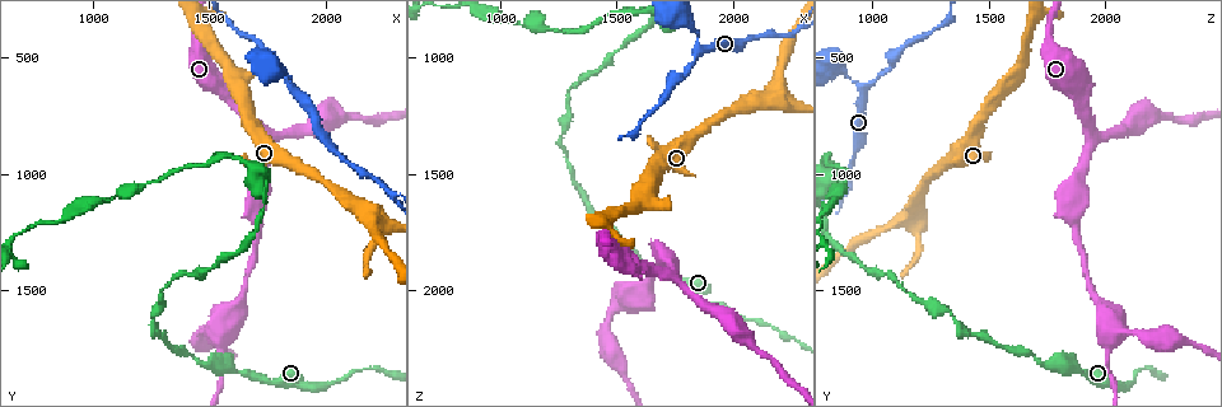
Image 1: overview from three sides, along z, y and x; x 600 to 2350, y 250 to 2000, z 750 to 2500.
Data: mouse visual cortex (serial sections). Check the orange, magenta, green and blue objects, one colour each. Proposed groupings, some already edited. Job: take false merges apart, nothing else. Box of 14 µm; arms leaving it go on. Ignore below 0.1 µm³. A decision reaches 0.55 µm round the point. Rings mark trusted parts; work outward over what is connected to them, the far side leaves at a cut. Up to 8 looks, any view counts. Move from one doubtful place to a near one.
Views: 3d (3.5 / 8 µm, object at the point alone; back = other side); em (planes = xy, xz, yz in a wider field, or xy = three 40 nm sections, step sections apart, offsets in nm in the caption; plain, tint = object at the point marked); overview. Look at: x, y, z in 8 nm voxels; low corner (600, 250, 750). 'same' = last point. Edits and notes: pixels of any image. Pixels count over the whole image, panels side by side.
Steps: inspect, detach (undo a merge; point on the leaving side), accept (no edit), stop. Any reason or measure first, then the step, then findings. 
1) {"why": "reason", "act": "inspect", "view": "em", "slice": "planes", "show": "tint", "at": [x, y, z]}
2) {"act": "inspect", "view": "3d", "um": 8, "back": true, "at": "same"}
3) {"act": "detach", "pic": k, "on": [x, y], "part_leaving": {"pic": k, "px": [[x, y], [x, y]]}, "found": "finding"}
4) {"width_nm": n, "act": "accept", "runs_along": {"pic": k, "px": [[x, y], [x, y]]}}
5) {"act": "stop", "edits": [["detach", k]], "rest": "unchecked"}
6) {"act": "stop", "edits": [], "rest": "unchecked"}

{"why": "abrupt turn", "act": "inspect", "view": "3d", "um": 3.5, "at": [1610, 590, 1590]}

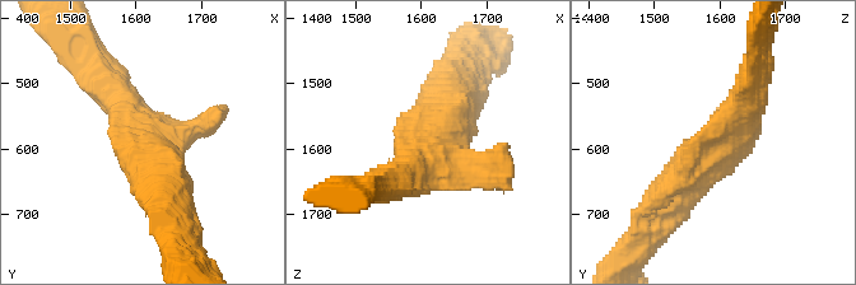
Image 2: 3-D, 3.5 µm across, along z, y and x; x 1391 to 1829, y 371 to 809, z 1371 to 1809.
{"why": "now the EM", "act": "inspect", "view": "em", "slice": "xy", "step": 1, "show": "tint", "at": [1625, 600, 1590]}

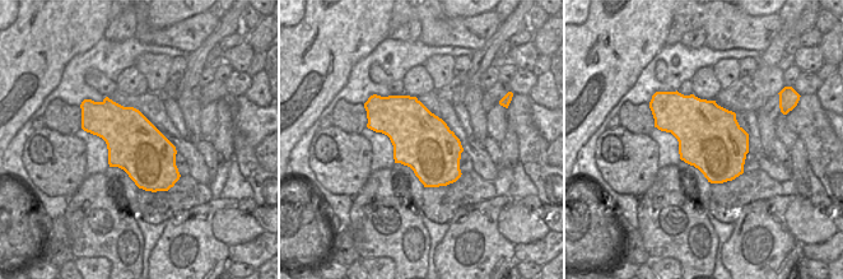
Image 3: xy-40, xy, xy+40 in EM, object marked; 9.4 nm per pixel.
{"act": "accept", "runs_along": {"pic": 2, "px": [[663, 208], [738, 122], [750, 87]]}, "found": "continuous, no second cell"}

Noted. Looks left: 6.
{"why": "three arms meet", "act": "inspect", "view": "3d", "um": 3.5, "back": true, "at": [1740, 830, 1920]}

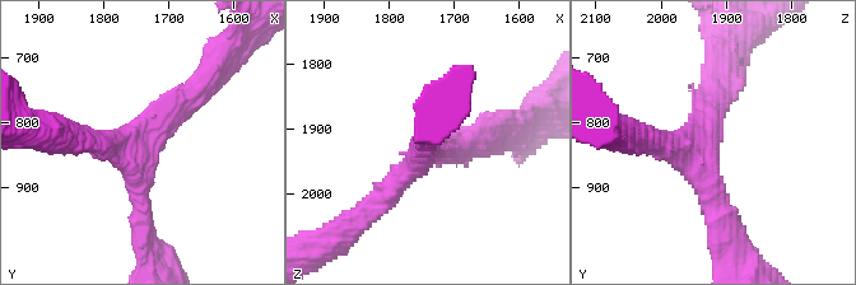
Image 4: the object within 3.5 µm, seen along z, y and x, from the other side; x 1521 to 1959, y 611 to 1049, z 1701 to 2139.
{"act": "accept", "runs_along": {"pic": 4, "px": [[203, 83], [140, 149], [144, 224]]}, "found": "all the same cell"}

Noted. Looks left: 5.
{"why": "three arms meet", "act": "inspect", "view": "3d", "um": 3.5, "at": [1860, 640, 960]}

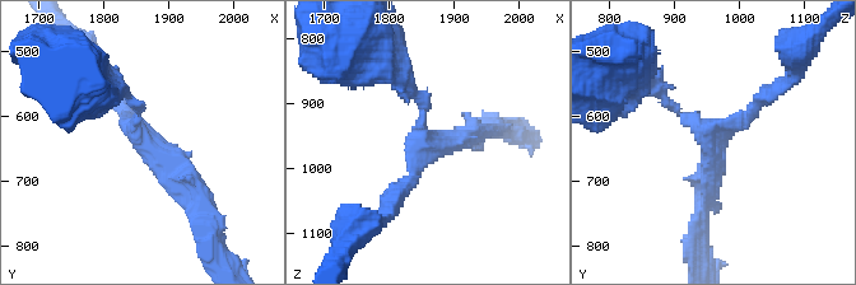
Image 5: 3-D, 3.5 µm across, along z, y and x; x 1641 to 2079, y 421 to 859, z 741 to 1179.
{"arms": 3, "arm_widths_nm": [150, 150, 250], "act": "inspect", "view": "em", "slice": "xy", "step": 1, "show": "plain", "at": [1860, 630, 960]}

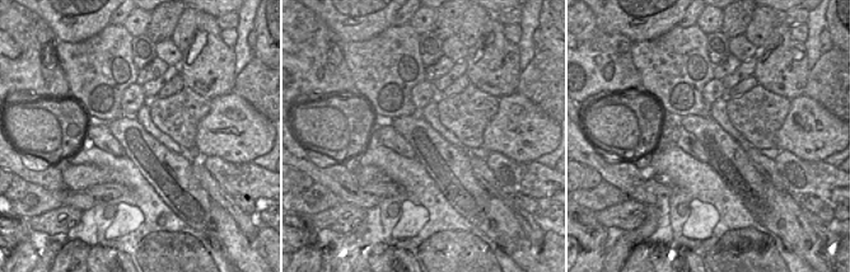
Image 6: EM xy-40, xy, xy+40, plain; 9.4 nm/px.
{"act": "inspect", "view": "em", "slice": "xy", "step": 1, "show": "tint", "at": "same"}

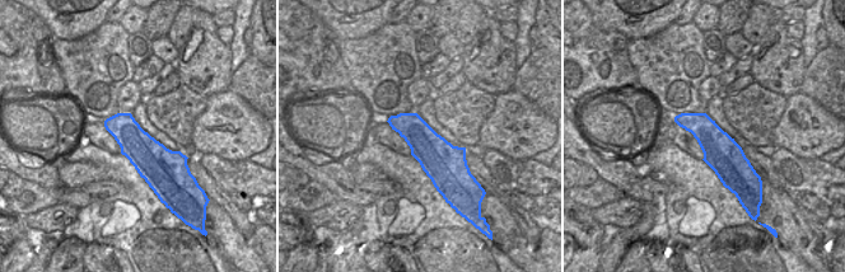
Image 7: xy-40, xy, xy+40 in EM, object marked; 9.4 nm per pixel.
{"width_nm": 360, "act": "accept", "runs_along": {"pic": 5, "px": [[195, 206], [136, 132], [121, 85]]}, "found": "continuous, no second cell"}

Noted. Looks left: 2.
{"act": "stop", "edits": [], "rest": "unchecked"}

